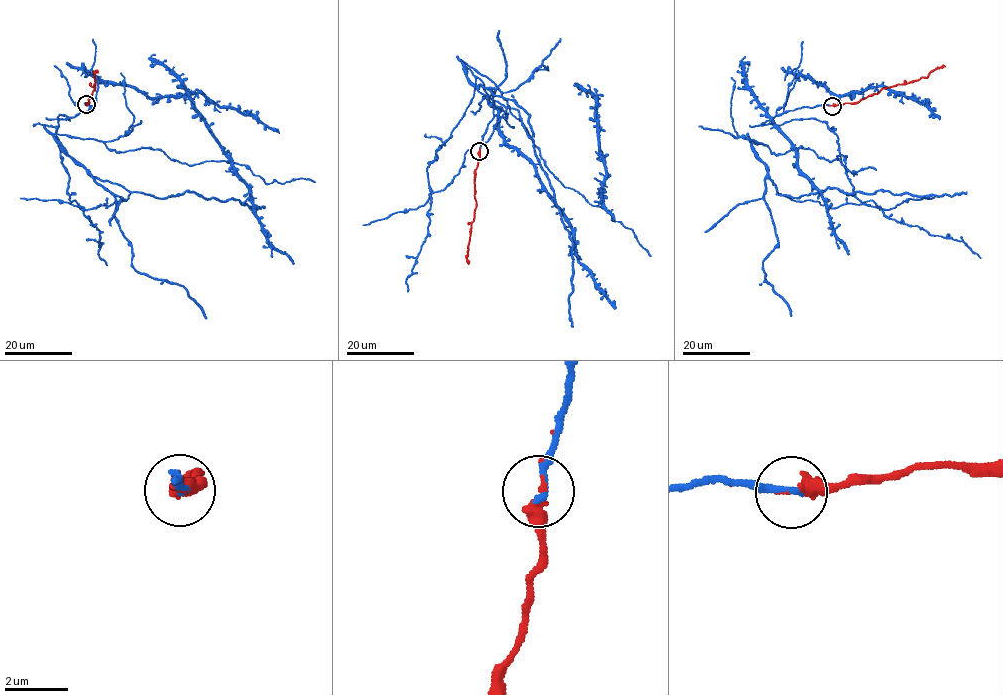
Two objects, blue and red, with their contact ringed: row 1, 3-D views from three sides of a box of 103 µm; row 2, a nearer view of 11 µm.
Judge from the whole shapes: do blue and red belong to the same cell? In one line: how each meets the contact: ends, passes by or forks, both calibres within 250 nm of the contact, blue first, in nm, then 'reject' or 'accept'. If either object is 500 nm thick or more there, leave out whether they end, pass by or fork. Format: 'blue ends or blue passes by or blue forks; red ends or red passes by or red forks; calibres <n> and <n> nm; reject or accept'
blue ends; red ends; calibres 200 and 440 nm; accept

